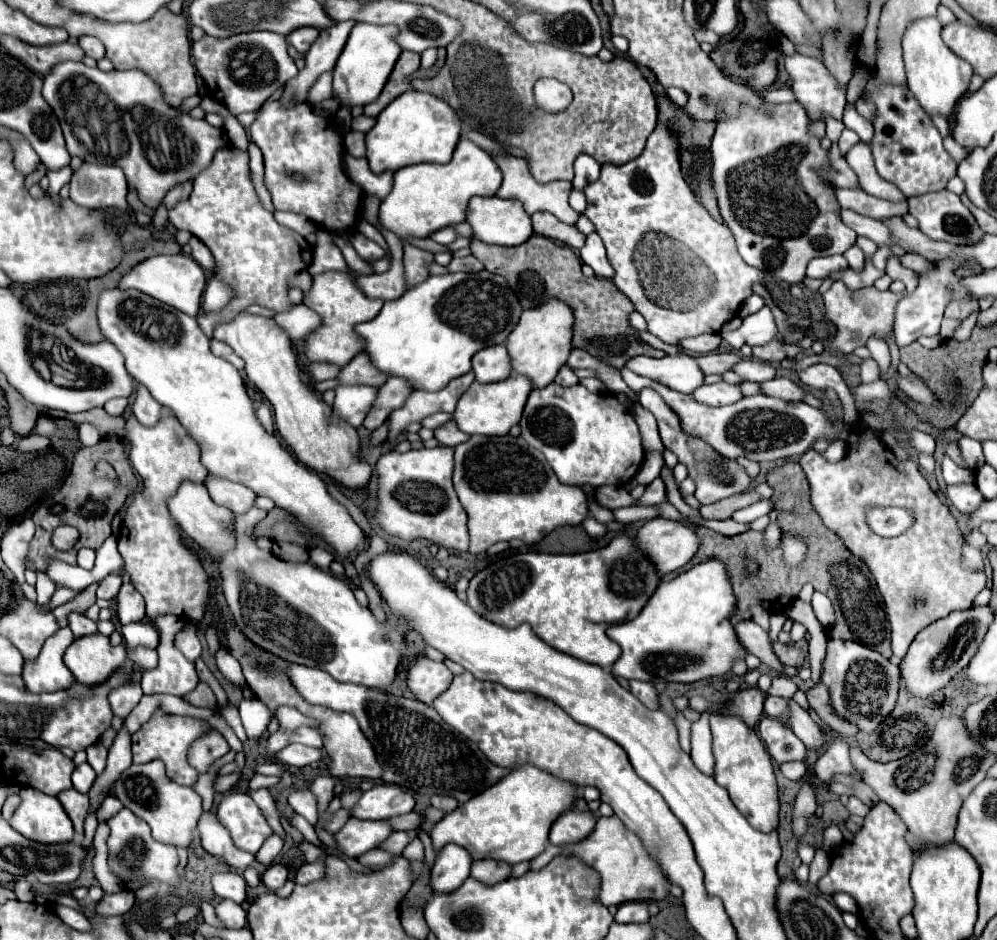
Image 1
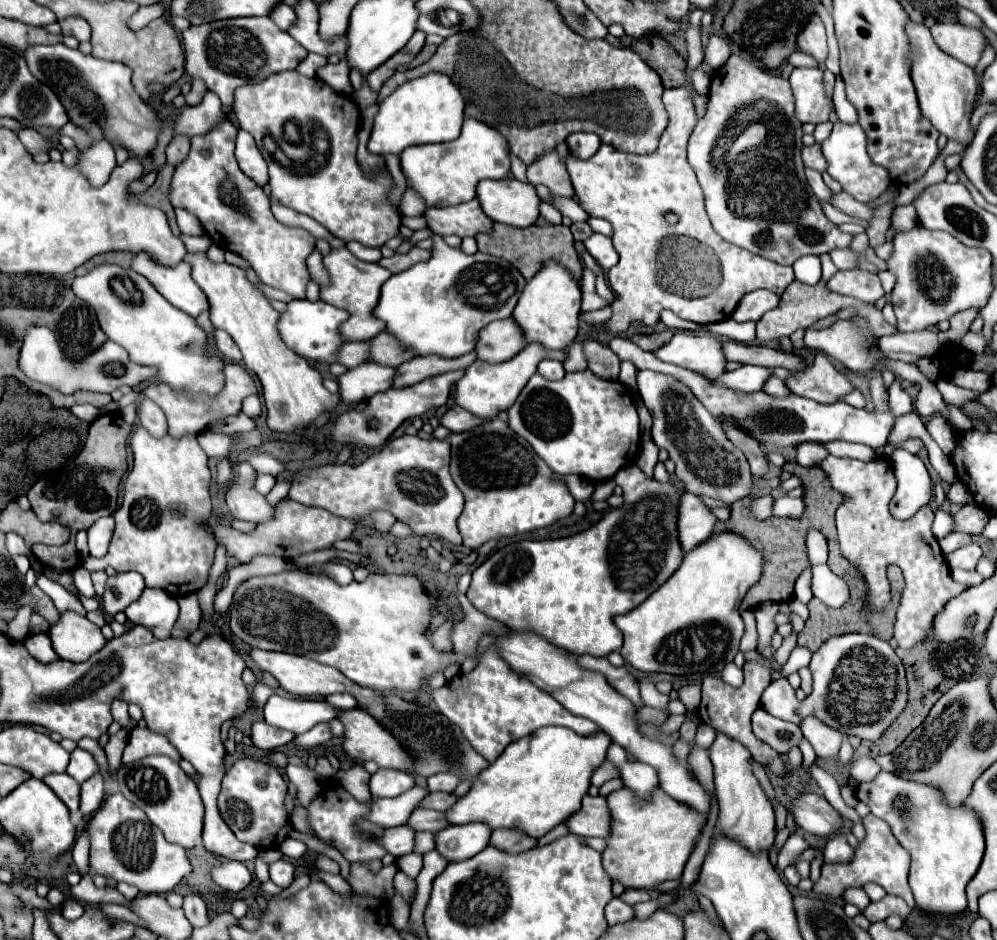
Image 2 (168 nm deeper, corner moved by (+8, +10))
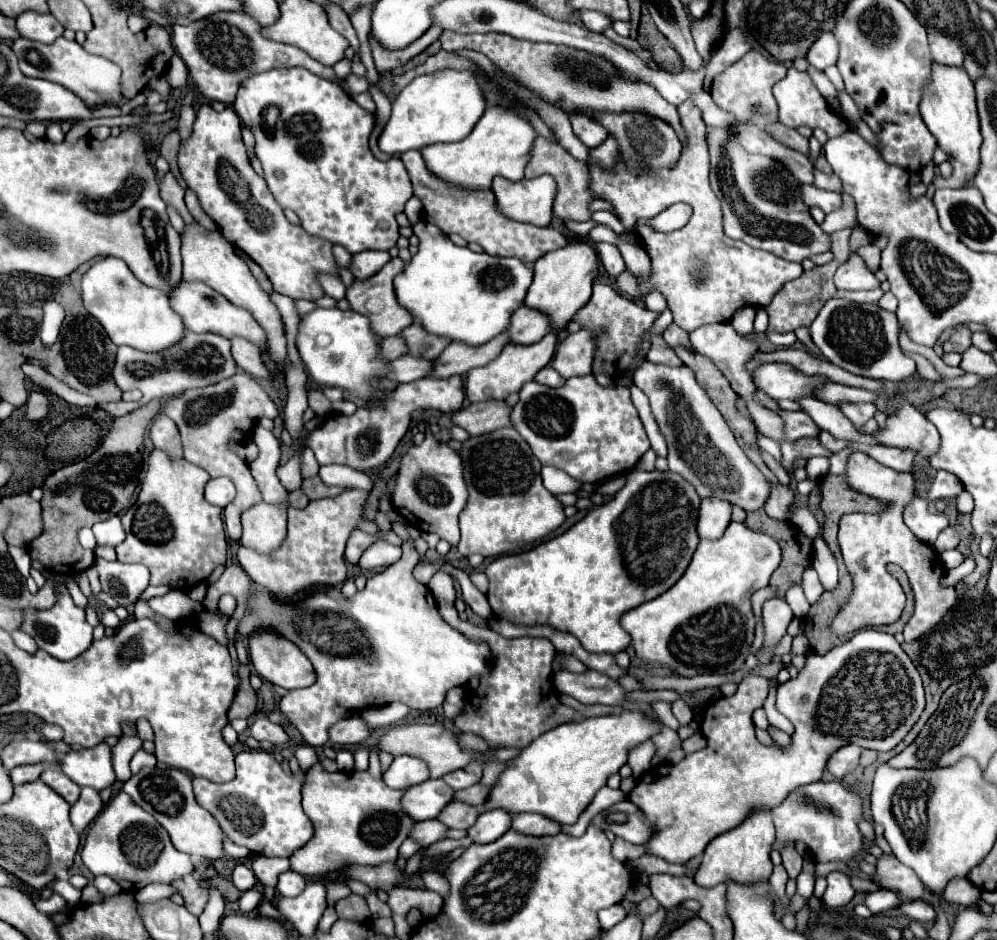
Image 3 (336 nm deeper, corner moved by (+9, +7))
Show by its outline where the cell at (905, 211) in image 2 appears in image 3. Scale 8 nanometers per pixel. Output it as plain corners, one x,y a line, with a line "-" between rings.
931,65
931,79
923,89
923,97
919,103
921,117
927,129
937,139
939,147
949,155
953,165
953,175
945,179
936,176
928,187
926,196
932,198
938,188
963,188
967,177
973,177
979,165
979,147
981,147
981,133
979,133
979,117
975,105
975,89
973,81
965,73
963,67
949,67
949,65

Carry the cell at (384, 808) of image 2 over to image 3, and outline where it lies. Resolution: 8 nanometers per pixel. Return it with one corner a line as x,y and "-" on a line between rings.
427,779
405,791
405,797
401,797
401,809
405,809
413,821
425,821
437,817
451,797
453,789
441,779

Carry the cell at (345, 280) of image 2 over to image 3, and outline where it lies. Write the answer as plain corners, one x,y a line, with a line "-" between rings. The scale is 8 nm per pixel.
395,257
391,259
387,265
381,267
381,271
377,271
373,277
369,279
355,279
351,283
351,287
347,287
347,301
349,301
349,307
361,315
367,315
369,321
371,321
371,329
375,335
379,337
393,337
393,335
399,335
405,327
409,327
413,323
411,315
399,307
397,299
395,299
395,293
393,293
393,277
397,273
401,273
401,269
405,267
405,263

